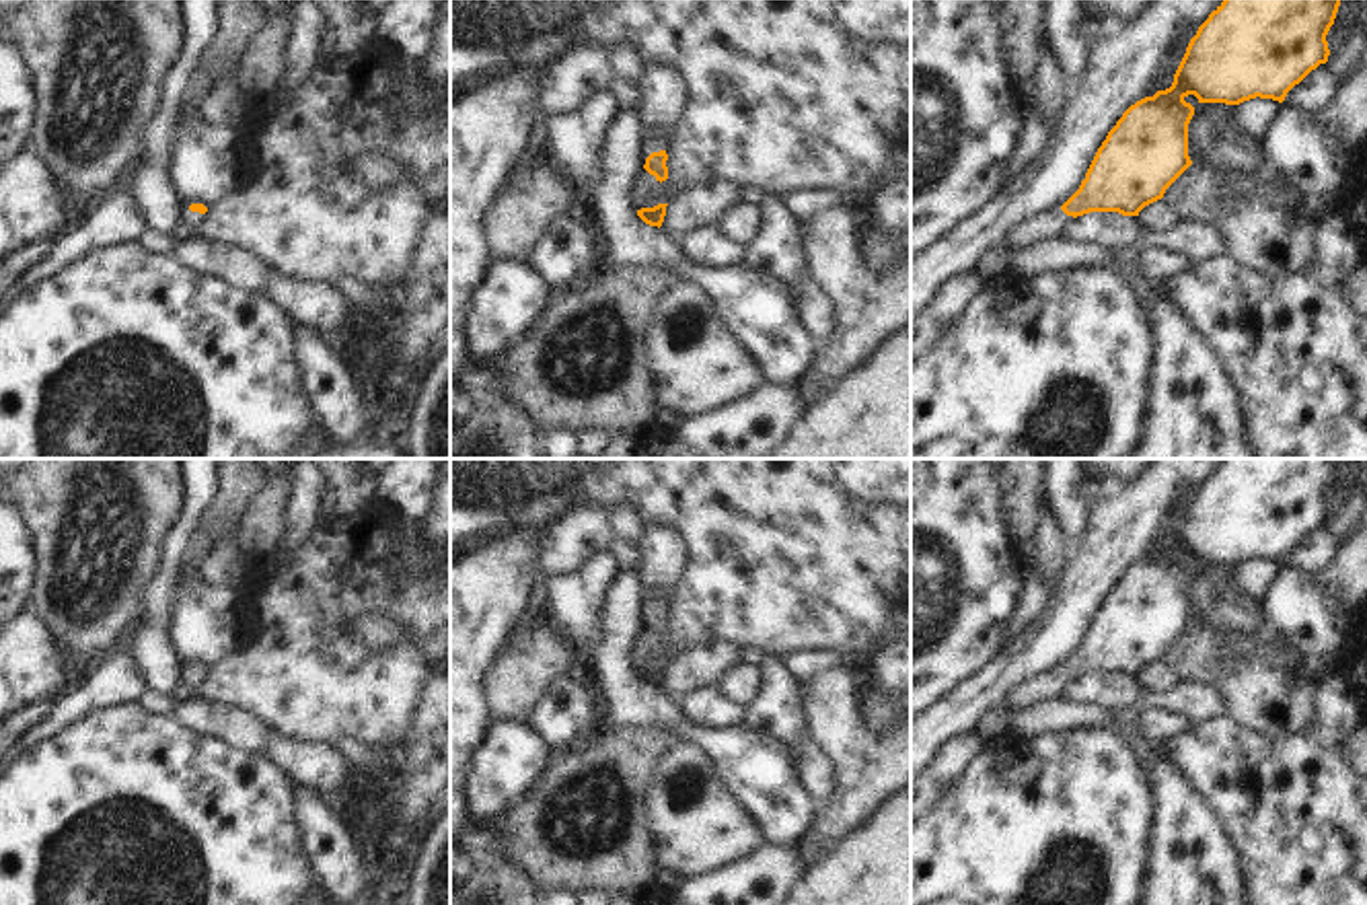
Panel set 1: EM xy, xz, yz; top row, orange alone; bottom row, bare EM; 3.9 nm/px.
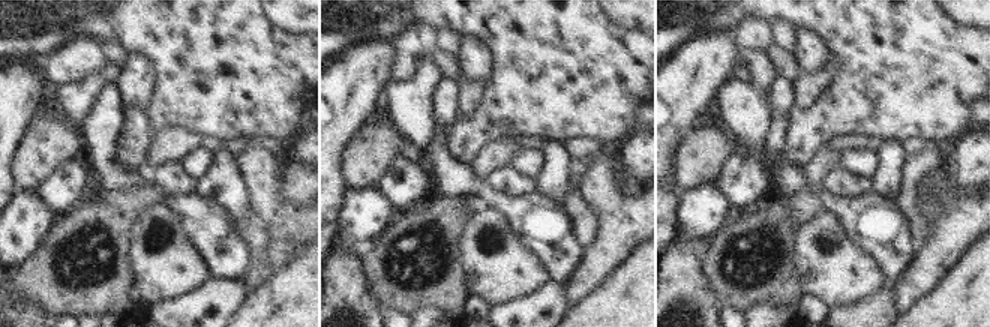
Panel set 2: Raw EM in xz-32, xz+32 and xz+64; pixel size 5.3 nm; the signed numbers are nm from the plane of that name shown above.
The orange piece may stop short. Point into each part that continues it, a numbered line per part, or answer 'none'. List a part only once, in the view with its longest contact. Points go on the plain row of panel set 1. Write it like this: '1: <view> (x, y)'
1: xz (652, 603)

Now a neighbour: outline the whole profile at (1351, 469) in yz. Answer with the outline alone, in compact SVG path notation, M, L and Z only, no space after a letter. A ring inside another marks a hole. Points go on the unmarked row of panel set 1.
M1342 459L1334 485L1330 487L1326 502L1328 502L1328 510L1336 510L1342 504L1346 504L1348 496L1351 496L1351 485L1363 479L1367 481L1367 461L1363 459Z

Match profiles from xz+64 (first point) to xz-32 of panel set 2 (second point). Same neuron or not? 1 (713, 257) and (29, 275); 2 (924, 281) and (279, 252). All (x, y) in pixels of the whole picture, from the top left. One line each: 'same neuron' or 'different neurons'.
1: same neuron
2: same neuron

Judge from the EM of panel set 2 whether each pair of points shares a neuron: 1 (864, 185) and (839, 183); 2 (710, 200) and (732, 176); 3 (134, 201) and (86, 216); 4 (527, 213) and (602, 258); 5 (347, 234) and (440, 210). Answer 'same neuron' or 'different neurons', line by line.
1: same neuron
2: different neurons
3: same neuron
4: different neurons
5: different neurons

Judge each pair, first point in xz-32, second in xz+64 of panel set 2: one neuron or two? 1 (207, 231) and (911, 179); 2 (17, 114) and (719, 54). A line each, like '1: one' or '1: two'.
1: two
2: one

